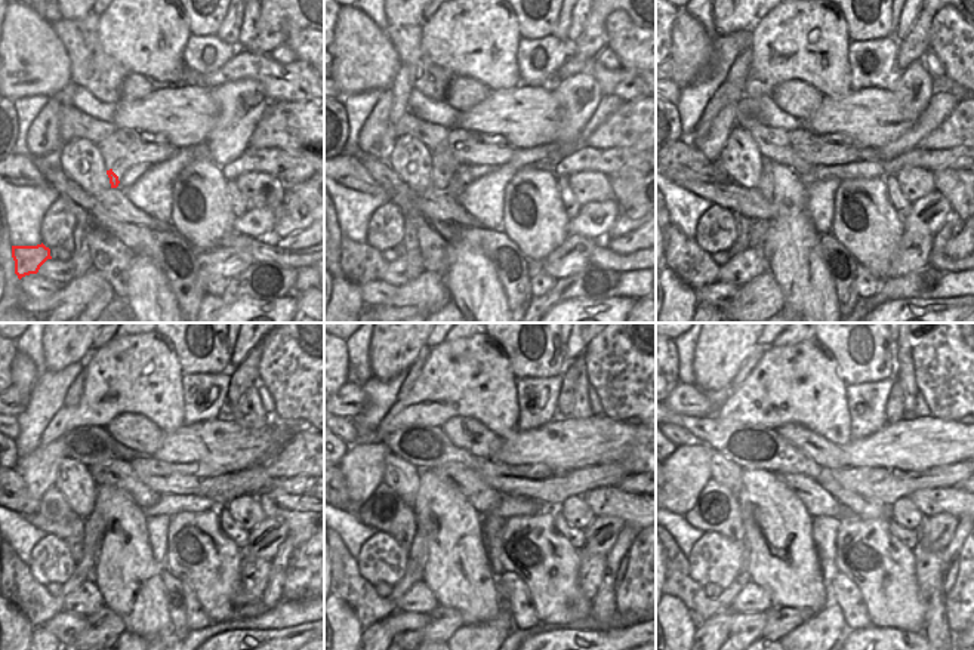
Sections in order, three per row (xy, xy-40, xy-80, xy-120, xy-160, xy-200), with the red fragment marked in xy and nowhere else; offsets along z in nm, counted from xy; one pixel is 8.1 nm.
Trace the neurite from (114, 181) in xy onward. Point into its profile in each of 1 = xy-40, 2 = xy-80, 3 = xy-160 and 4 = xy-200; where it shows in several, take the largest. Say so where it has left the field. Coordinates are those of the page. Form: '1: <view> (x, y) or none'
1: xy-40 (440, 179)
2: xy-80 (766, 185)
3: xy-160 (361, 597)
4: xy-200 (700, 607)

